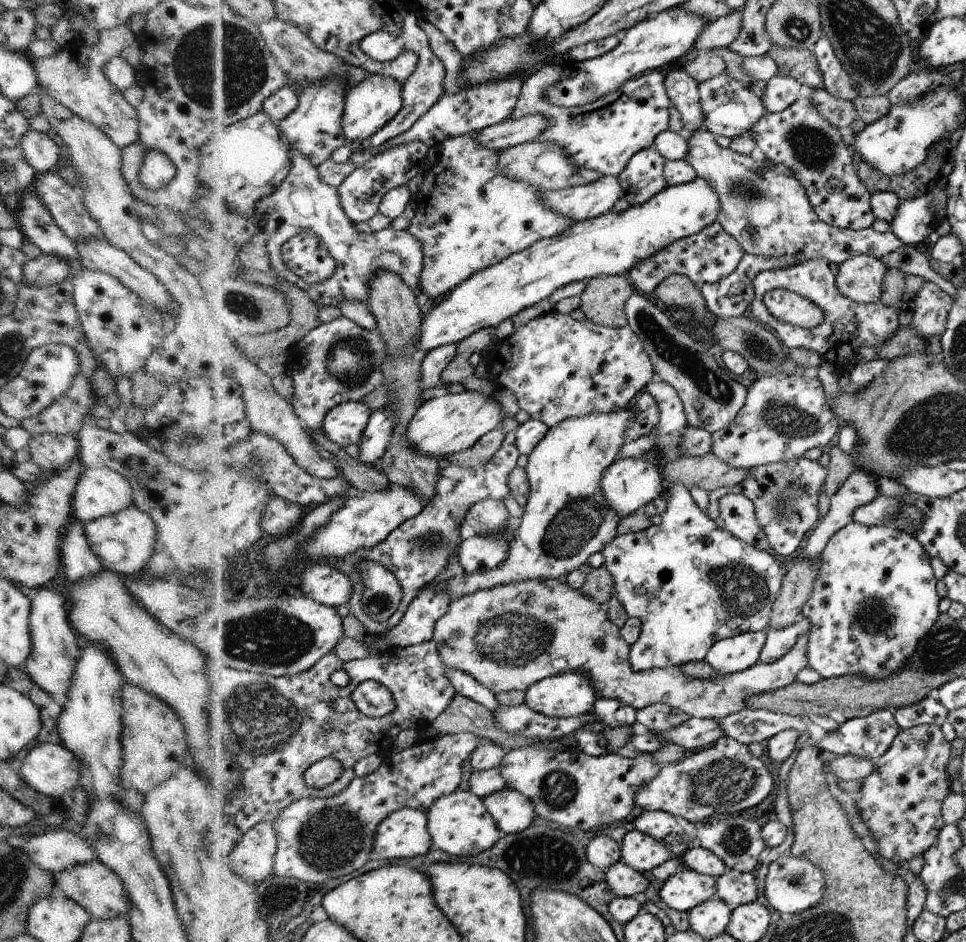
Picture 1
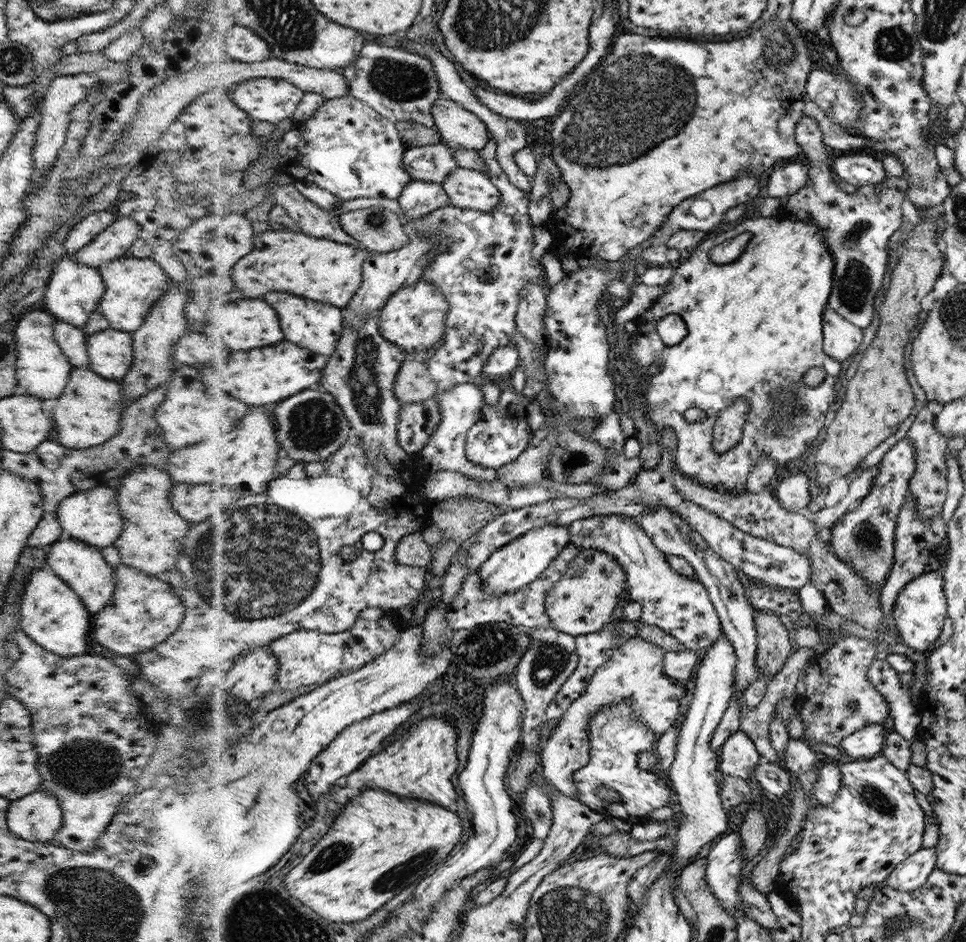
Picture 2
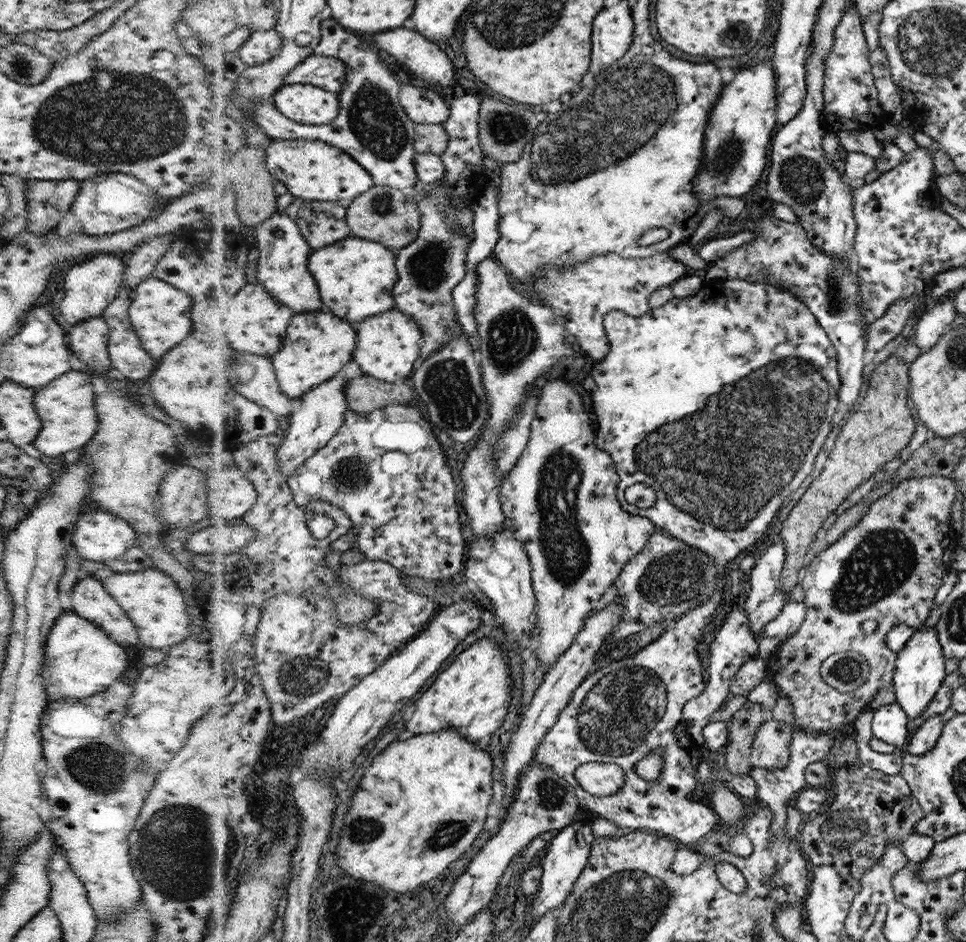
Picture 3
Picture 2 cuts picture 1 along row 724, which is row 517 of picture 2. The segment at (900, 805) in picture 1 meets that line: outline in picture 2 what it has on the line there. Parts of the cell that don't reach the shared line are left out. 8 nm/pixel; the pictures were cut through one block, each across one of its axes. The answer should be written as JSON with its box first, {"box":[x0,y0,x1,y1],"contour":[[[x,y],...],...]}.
{"box":[907,405,948,518],"contour":[[[925,405],[917,414],[916,420],[912,423],[907,437],[912,441],[914,453],[916,453],[916,468],[914,474],[909,480],[909,492],[915,498],[915,510],[919,516],[923,518],[931,518],[938,516],[942,512],[944,500],[946,500],[946,474],[948,474],[948,466],[946,466],[946,436],[939,432],[936,425],[937,415],[928,411]]]}

